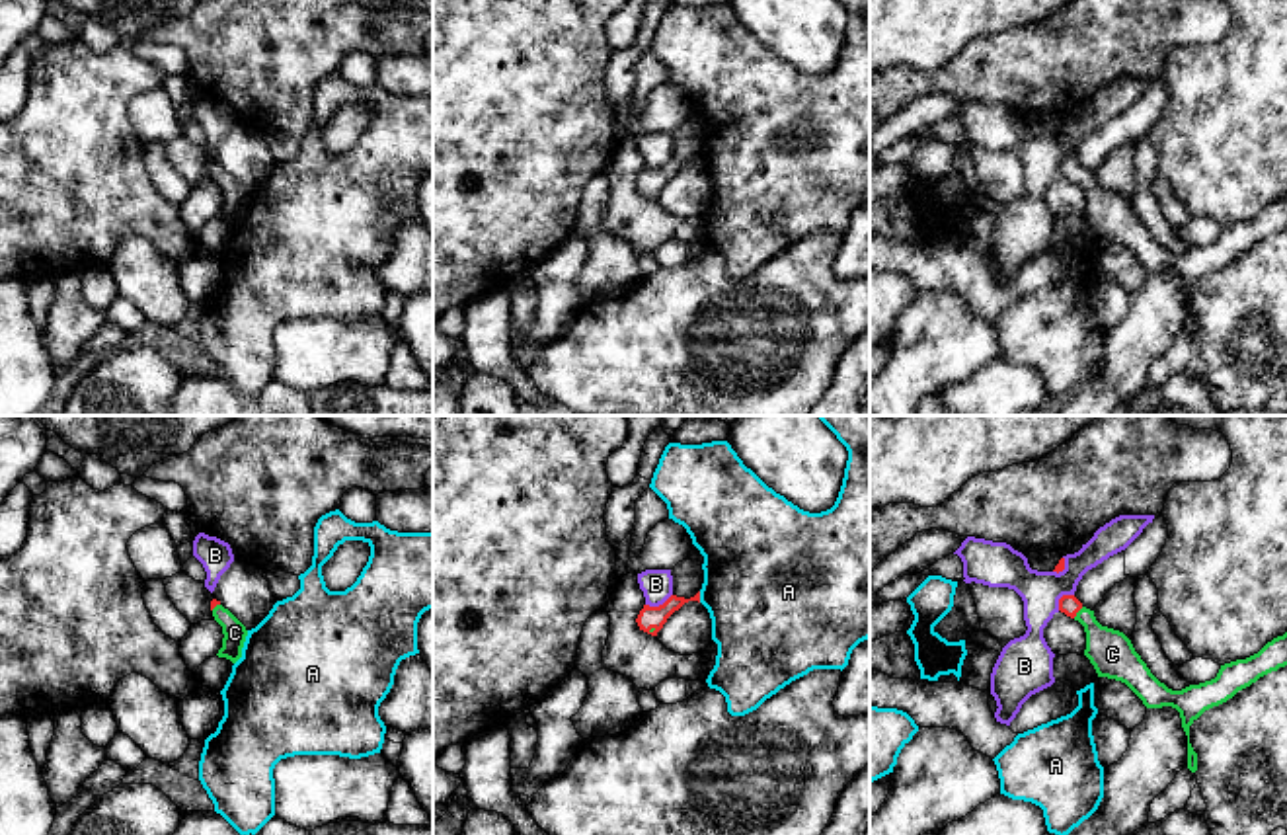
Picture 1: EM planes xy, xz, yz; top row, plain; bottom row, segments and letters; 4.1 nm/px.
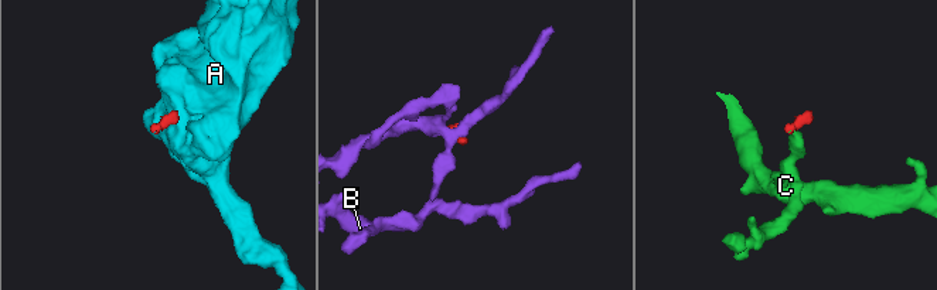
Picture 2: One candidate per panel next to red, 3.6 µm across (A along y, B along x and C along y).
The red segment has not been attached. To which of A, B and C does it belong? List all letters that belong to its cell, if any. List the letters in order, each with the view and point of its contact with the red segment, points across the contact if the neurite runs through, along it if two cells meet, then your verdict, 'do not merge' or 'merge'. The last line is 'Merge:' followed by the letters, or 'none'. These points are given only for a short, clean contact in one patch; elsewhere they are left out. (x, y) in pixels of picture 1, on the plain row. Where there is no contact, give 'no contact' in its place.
A: contact xz (699, 160); border xz (699, 155), (701, 164); do not merge
B: contact xz (660, 168); border xz (671, 157), (658, 168), (646, 168); do not merge
C: contact yz (1077, 174); way yz (1067, 166), (1077, 174), (1112, 217); merge
Merge: C

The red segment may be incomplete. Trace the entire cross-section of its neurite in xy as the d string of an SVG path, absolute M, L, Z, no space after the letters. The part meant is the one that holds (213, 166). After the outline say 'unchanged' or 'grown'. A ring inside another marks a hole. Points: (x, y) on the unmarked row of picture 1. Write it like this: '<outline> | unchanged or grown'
M211 164L211 174L214 183L222 189L222 211L218 213L218 220L226 220L236 226L242 220L242 211L248 199L246 189L220 168L220 164Z | grown

